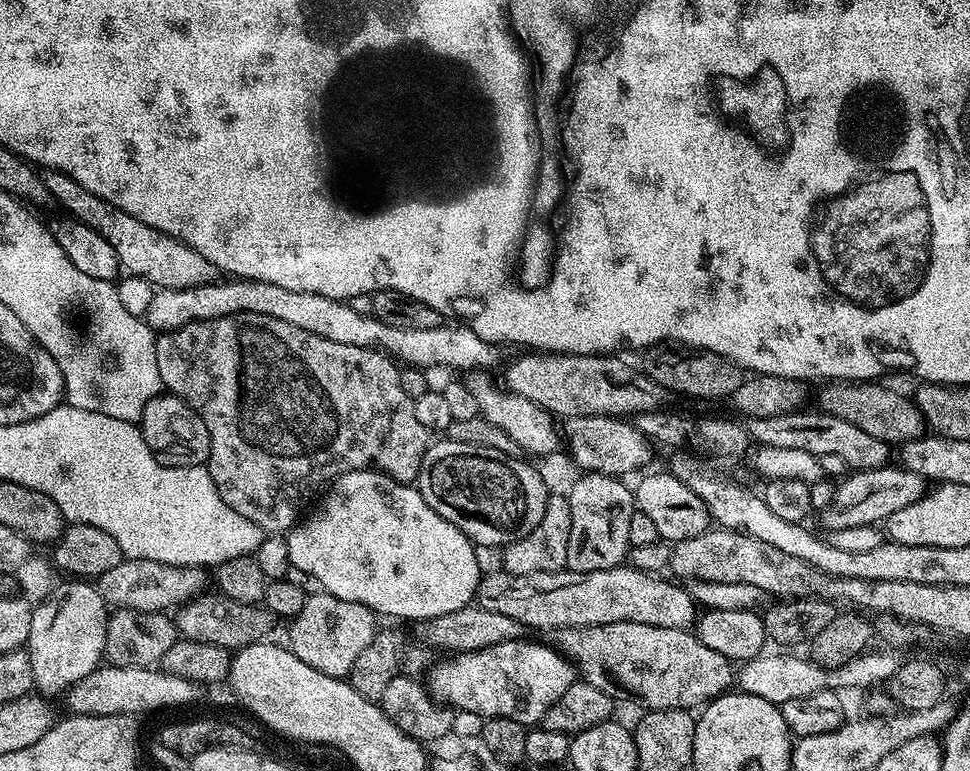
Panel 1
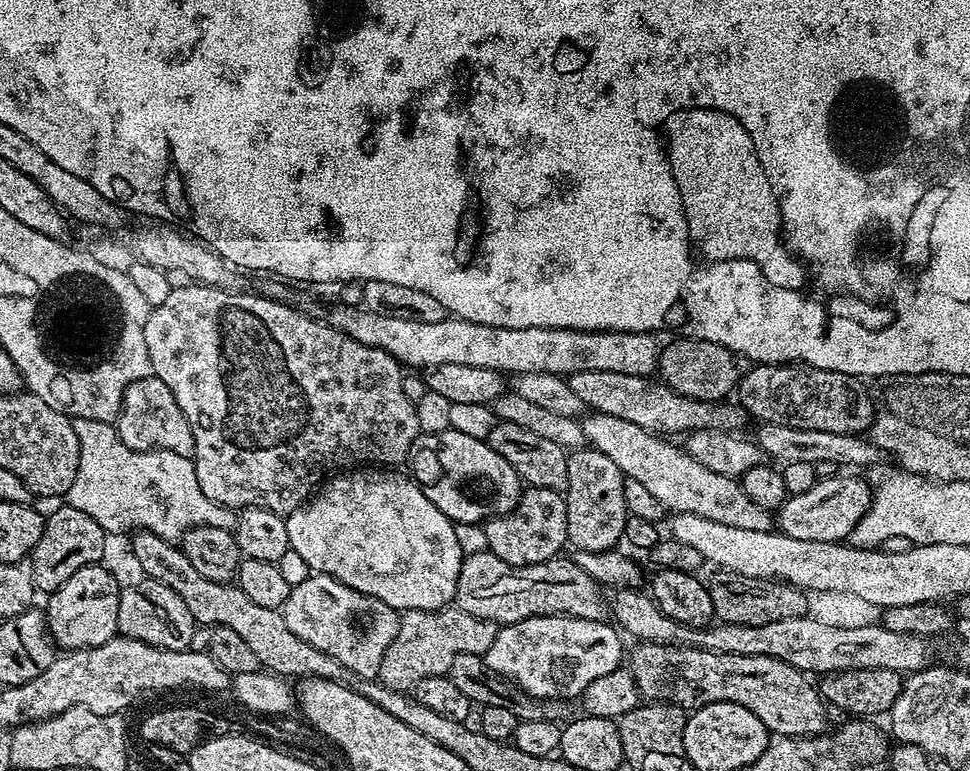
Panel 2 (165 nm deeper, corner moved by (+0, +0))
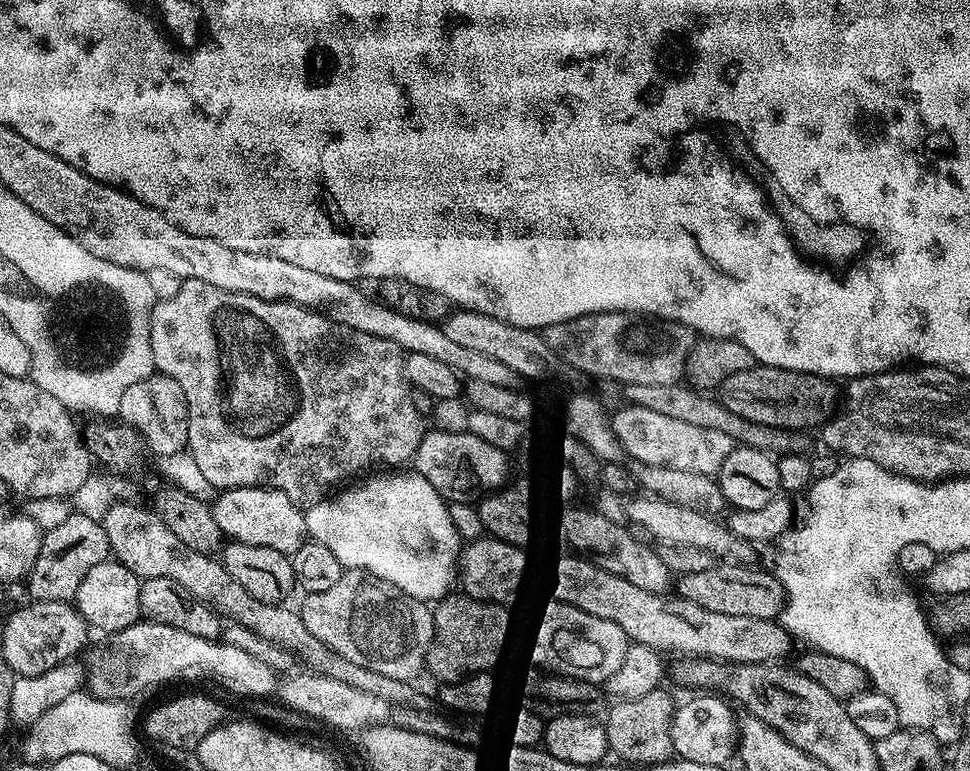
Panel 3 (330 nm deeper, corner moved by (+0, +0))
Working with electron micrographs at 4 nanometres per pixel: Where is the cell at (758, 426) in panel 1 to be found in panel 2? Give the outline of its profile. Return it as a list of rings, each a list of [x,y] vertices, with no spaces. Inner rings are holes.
[[[582,370],[567,377],[570,390],[588,410],[610,414],[625,422],[634,422],[653,434],[672,434],[668,432],[697,432],[716,430],[718,432],[739,433],[746,421],[746,413],[739,403],[719,400],[695,400],[675,392],[673,388],[656,378],[635,376],[634,374],[614,374],[611,370]]]

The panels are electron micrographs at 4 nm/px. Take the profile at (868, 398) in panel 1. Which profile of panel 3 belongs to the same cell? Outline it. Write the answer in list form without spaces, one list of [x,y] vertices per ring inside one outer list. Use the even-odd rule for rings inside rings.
[[[757,364],[750,370],[726,378],[718,389],[718,399],[726,410],[748,422],[789,430],[811,430],[829,419],[837,407],[838,392],[832,389],[832,384],[831,379],[809,372]]]

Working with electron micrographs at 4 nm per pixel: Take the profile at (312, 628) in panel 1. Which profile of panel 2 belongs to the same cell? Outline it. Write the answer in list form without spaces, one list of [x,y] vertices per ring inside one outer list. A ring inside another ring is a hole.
[[[316,574],[309,577],[305,584],[297,583],[293,587],[283,606],[286,626],[290,626],[298,638],[322,650],[331,660],[338,661],[349,673],[357,672],[357,677],[375,681],[379,667],[399,634],[401,613],[386,606],[386,602],[339,584],[337,580],[325,582]],[[362,623],[366,626],[360,630]]]

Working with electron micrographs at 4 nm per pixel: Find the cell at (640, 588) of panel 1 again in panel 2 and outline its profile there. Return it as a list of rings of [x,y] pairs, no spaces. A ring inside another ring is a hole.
[[[487,550],[469,551],[460,563],[455,607],[474,618],[503,626],[535,616],[573,616],[583,620],[604,620],[606,596],[601,585],[570,558],[557,558],[515,568]]]

